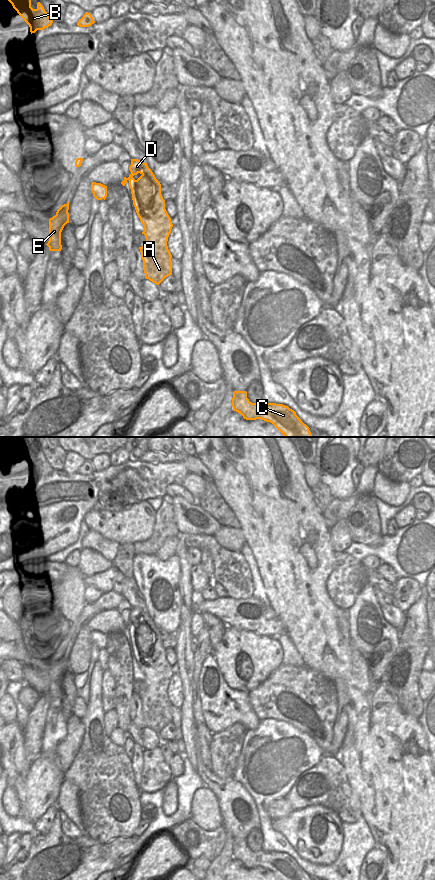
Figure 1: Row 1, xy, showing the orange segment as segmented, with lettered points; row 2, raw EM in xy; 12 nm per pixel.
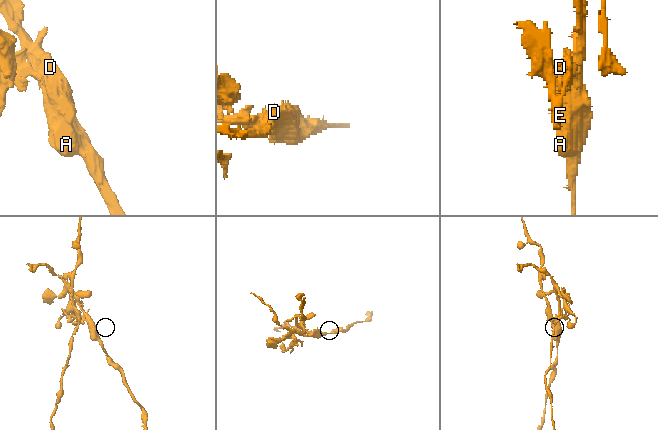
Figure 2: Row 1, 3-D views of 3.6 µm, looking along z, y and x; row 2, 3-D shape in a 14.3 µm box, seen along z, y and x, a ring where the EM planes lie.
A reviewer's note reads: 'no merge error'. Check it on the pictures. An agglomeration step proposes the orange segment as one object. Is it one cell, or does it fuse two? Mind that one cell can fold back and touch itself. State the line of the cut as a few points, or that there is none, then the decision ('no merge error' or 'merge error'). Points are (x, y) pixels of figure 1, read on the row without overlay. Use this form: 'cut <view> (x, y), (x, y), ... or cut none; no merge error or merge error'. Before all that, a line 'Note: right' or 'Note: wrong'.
Note: wrong
cut xy (66, 652), (62, 658), (57, 660); merge error

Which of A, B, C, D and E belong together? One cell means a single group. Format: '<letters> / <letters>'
A B C D / E

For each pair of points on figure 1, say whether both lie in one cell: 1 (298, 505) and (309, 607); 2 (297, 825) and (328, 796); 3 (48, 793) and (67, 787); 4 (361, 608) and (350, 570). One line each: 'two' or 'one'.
1: one
2: two
3: two
4: two

